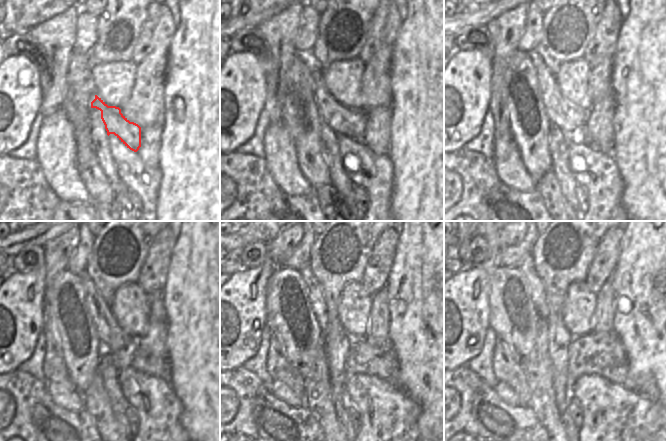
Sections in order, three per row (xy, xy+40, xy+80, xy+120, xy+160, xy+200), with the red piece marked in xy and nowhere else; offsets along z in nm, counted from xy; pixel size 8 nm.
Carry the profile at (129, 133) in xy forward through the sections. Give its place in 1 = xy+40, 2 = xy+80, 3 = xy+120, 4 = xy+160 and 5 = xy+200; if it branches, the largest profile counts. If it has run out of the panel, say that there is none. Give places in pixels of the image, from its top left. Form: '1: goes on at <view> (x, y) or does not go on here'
1: goes on at xy+40 (344, 121)
2: goes on at xy+80 (567, 117)
3: goes on at xy+120 (113, 338)
4: goes on at xy+160 (299, 259)
5: goes on at xy+200 (519, 256)

